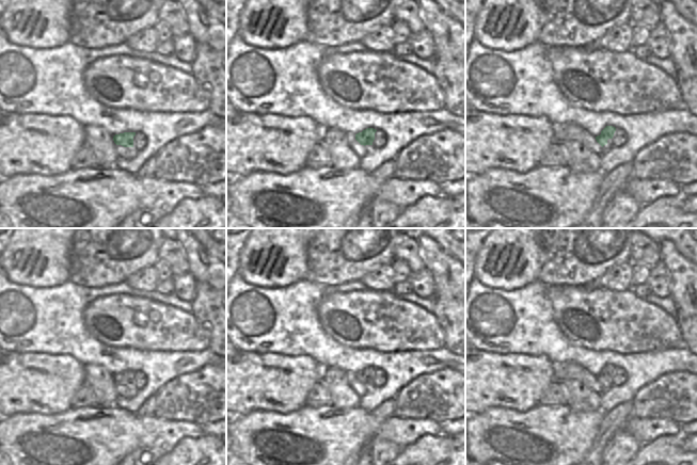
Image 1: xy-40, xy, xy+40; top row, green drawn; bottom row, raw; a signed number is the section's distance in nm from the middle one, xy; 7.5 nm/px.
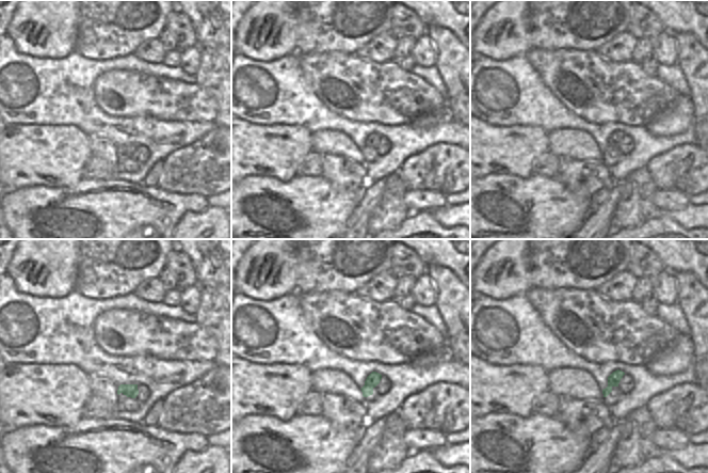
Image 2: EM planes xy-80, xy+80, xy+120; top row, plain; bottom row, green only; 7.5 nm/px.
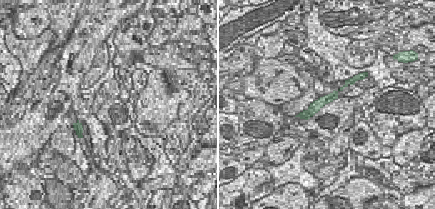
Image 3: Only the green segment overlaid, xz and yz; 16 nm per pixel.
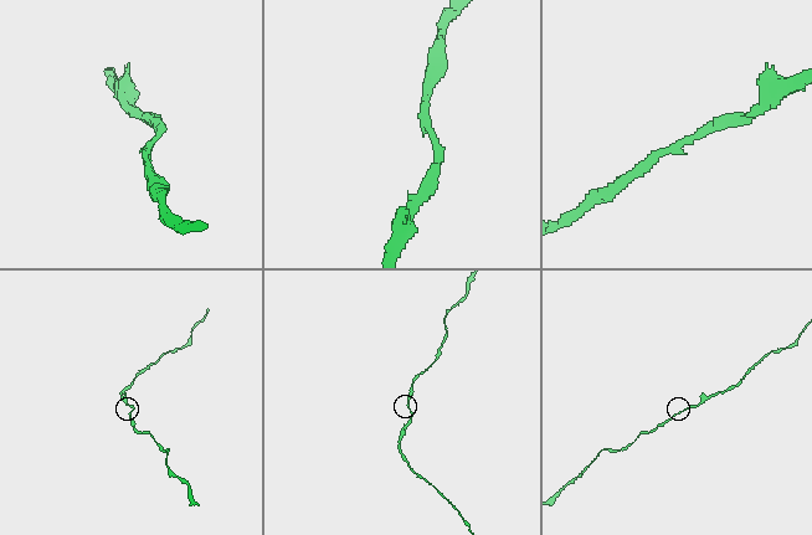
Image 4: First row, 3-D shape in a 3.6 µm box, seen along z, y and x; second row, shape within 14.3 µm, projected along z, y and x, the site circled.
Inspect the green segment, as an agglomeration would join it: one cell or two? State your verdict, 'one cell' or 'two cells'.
one cell

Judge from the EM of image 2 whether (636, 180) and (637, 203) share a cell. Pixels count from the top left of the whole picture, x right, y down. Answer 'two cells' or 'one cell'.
one cell

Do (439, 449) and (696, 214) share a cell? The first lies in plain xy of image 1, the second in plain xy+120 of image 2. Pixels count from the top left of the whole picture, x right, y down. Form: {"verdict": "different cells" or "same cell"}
{"verdict": "different cells"}

